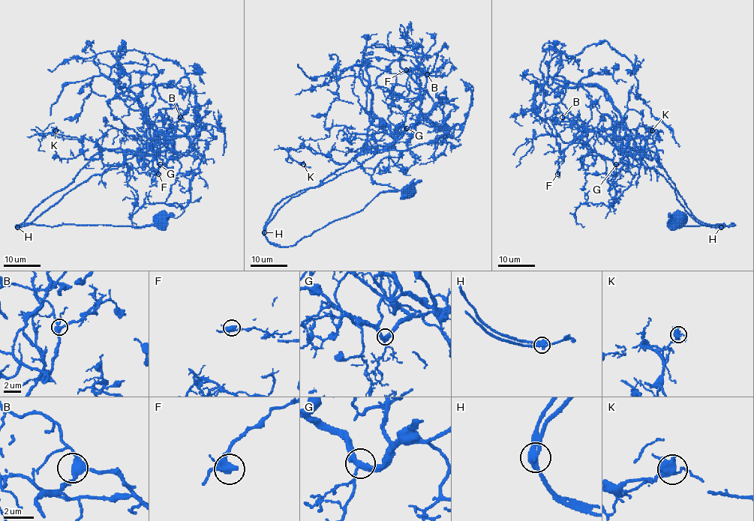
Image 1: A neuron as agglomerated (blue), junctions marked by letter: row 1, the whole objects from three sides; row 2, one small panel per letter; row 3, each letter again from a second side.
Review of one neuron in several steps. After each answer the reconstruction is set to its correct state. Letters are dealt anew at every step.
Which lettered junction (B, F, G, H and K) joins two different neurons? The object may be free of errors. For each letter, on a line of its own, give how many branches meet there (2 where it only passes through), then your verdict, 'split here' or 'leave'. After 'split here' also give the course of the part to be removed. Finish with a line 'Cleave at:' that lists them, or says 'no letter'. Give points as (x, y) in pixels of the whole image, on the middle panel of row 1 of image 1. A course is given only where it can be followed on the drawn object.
B: 3 branches meet; leave
F: 3 branches meet; leave
G: 3 branches meet; leave
H: 3 branches meet; split here; foreign part runs (264, 232), (283, 199), (403, 131), (366, 110), (367, 47), (402, 55), (399, 65), (442, 111), (447, 138)
K: 3 branches meet; leave
Cleave at: H

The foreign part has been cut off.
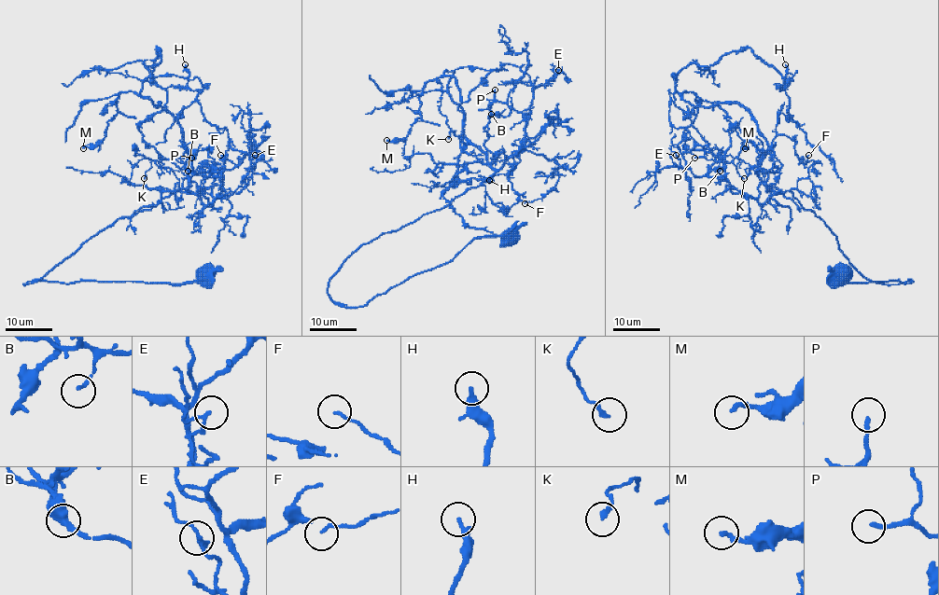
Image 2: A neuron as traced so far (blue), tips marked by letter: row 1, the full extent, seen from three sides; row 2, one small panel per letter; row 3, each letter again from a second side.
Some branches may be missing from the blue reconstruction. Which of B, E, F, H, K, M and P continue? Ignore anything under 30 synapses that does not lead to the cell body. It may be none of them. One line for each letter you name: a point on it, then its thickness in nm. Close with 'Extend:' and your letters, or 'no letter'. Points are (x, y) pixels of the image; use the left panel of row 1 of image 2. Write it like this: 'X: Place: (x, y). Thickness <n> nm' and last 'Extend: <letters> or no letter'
Extend: no letter

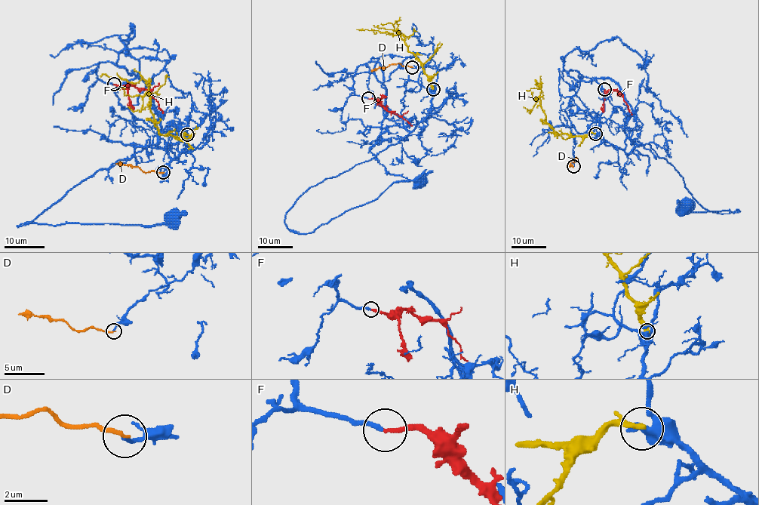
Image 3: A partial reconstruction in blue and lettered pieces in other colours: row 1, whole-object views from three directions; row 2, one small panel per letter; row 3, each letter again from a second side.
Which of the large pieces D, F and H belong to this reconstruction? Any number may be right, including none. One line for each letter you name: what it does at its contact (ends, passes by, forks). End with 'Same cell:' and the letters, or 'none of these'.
F: It ends there
Same cell: F

